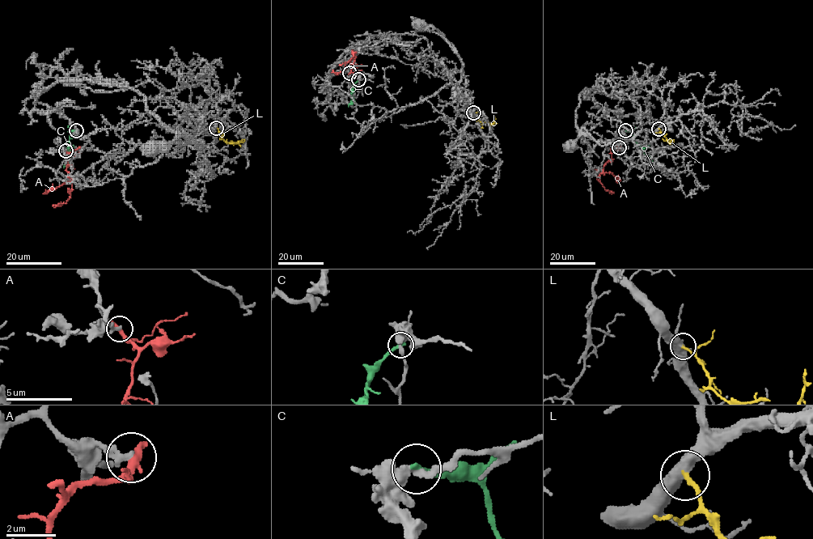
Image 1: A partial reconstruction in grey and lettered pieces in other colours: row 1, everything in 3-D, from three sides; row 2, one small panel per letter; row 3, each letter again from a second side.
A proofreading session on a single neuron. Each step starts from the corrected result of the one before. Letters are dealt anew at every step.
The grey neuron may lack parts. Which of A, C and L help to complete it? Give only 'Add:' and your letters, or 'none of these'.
Add: L

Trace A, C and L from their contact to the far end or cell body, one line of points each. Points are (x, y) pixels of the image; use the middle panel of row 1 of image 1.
A: (349, 73), (353, 67), (350, 59), (354, 57), (351, 65), (340, 72), (333, 72), (333, 70)
C: (358, 80), (353, 86), (351, 102), (348, 107)
L: (473, 112), (482, 122), (493, 124), (494, 116)

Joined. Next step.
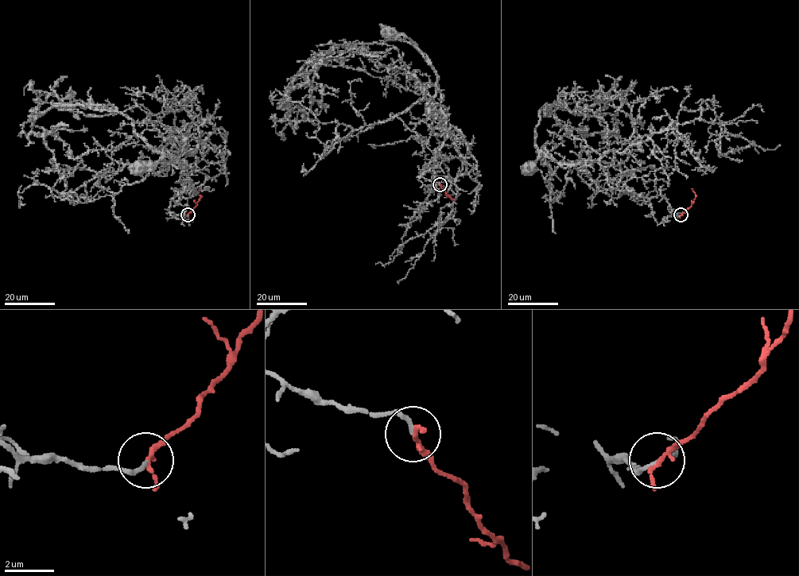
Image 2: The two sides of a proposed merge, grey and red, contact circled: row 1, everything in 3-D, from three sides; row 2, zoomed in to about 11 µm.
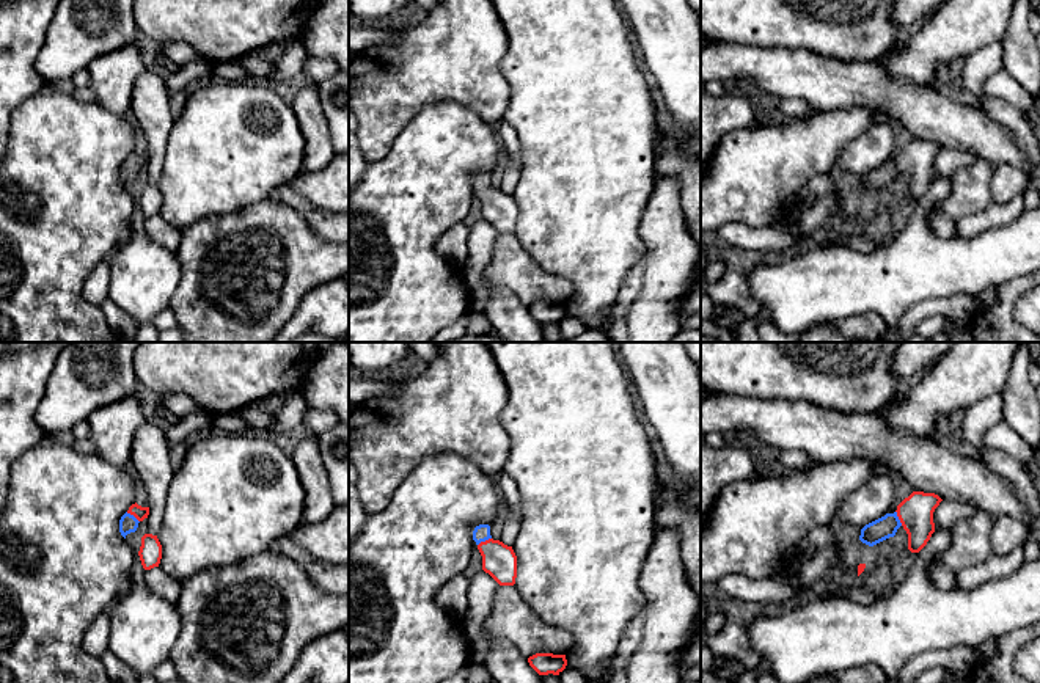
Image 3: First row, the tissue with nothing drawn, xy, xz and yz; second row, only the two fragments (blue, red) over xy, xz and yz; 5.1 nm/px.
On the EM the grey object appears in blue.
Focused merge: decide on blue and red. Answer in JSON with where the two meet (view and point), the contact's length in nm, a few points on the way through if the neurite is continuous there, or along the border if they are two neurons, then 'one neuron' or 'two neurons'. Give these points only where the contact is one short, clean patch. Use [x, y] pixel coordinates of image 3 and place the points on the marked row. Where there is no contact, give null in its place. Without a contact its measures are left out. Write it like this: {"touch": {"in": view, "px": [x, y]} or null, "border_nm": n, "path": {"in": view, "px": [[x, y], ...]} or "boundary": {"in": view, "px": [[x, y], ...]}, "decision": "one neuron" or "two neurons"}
{"touch": {"in": "yz", "px": [897, 518]}, "border_nm": 90, "path": {"in": "yz", "px": [[886, 526], [897, 518], [915, 512]]}, "decision": "one neuron"}

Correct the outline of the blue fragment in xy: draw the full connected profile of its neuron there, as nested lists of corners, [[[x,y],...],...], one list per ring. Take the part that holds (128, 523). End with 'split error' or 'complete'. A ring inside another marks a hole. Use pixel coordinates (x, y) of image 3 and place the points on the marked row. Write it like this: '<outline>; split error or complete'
[[[137,502],[119,520],[119,532],[126,539],[127,534],[135,532],[138,523],[148,518],[149,507],[141,507]]]; split error

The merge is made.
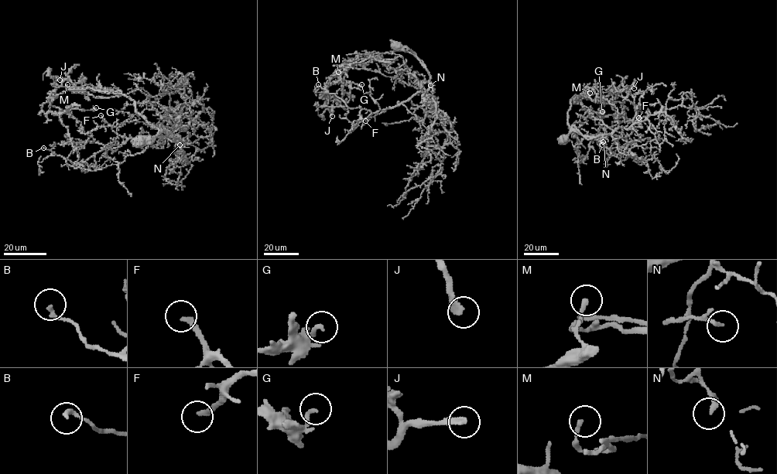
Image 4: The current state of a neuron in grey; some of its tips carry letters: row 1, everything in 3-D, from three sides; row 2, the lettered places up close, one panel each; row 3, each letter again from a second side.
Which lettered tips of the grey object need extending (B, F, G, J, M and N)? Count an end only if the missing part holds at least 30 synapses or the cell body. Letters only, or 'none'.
F, J

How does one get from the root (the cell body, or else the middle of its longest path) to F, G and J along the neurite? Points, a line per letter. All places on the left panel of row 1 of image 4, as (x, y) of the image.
F: (138, 140), (152, 138), (162, 131), (169, 136), (179, 138), (163, 135), (126, 138), (116, 134), (100, 115)
G: (138, 140), (152, 138), (159, 129), (122, 95), (74, 88), (49, 100), (49, 110), (56, 114), (96, 107)
J: (138, 140), (152, 138), (159, 129), (136, 110), (132, 100), (90, 88), (66, 90), (50, 97), (59, 80)

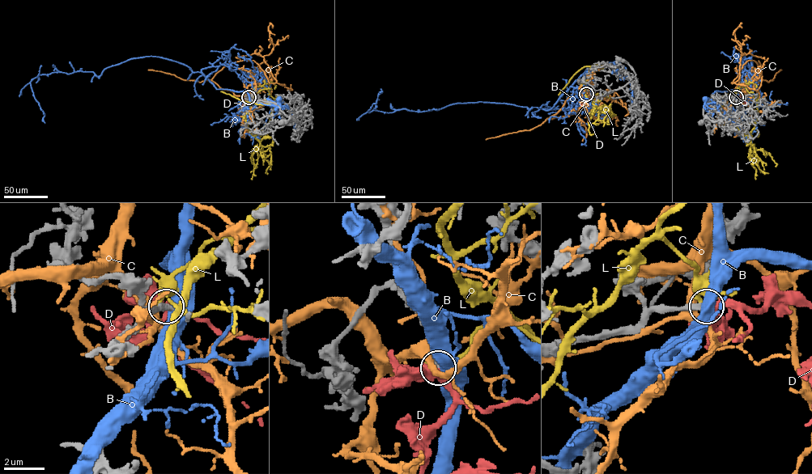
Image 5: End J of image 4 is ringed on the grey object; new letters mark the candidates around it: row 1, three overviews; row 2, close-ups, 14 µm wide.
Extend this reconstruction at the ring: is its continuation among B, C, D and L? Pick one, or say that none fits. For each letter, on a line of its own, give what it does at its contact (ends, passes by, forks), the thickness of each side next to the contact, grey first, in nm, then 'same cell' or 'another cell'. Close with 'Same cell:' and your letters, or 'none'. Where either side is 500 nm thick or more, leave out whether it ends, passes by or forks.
B: 280 nm thick on the grey side, 550 nm on the other; another cell
C: it forks there; 360 nm thick on the grey side, 440 nm on the other; another cell
D: it passes by; 280 nm thick on the grey side, 240 nm on the other; same cell
L: it ends there; 320 nm thick on the grey side, 360 nm on the other; another cell
Same cell: D

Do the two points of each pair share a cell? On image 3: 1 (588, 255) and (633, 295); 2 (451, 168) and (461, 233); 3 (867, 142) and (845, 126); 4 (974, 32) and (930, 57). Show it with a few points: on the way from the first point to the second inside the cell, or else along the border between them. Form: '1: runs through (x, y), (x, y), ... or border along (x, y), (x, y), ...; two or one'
1: border along (643, 255), (622, 283), (611, 321); two
2: border along (462, 222), (440, 236), (439, 255); two
3: border along (874, 121), (841, 149), (834, 162); two
4: runs through (963, 32), (955, 32), (941, 46); one

